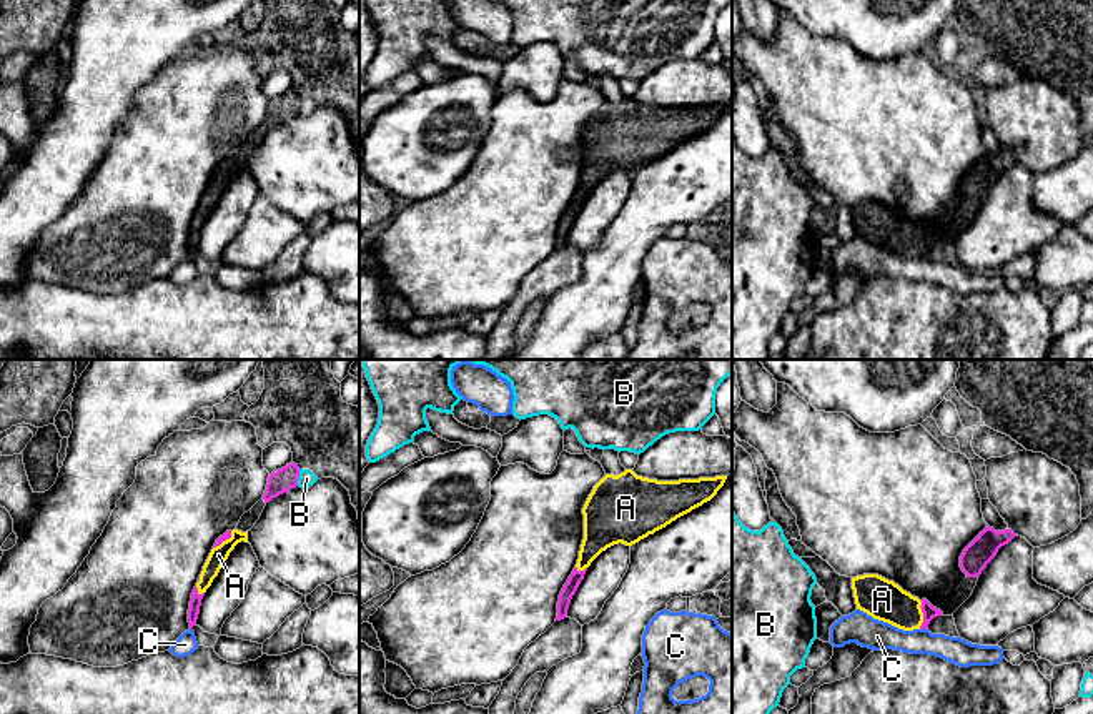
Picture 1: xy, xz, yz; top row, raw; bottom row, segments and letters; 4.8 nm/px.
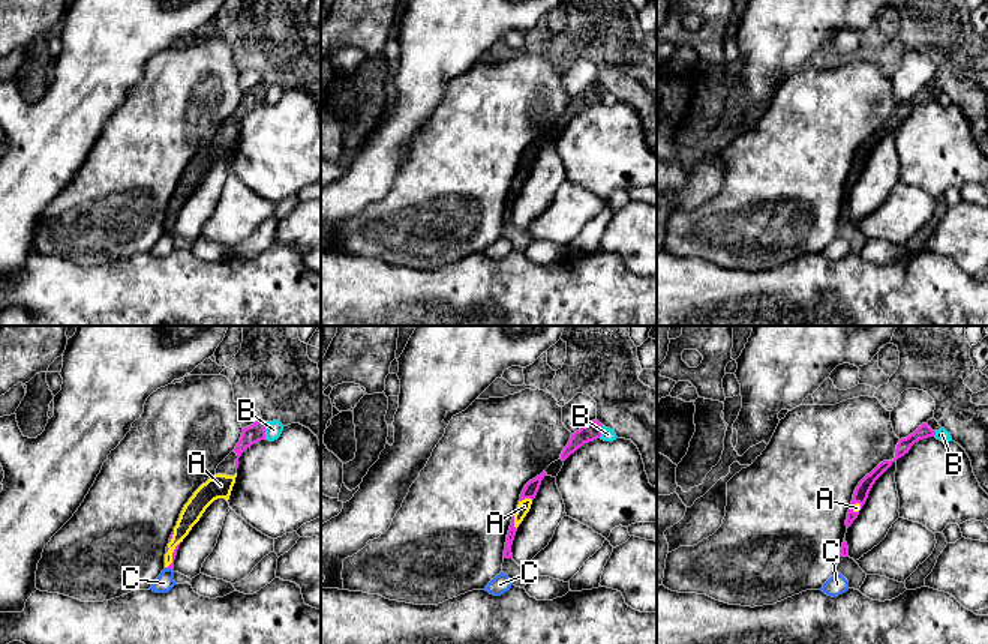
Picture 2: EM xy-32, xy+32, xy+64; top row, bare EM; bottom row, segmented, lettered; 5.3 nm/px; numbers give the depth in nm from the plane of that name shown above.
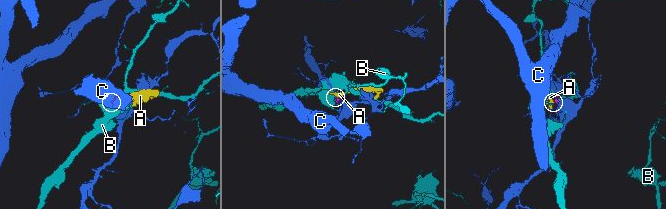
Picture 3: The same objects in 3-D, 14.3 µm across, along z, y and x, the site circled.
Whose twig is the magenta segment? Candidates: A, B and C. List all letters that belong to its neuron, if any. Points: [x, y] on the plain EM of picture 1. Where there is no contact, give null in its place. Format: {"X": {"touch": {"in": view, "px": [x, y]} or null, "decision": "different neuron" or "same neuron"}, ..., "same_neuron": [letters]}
{"A": {"touch": {"in": "yz", "px": [924, 242]}, "decision": "same neuron"}, "B": {"touch": {"in": "xy", "px": [298, 104]}, "decision": "different neuron"}, "C": {"touch": {"in": "yz", "px": [924, 255]}, "decision": "different neuron"}, "same_neuron": ["A"]}

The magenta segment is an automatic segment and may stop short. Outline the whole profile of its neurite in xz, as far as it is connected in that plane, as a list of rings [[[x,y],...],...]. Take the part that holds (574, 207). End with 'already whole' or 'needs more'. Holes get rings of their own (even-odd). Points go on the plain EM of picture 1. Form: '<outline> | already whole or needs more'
[[[632,97],[606,102],[589,121],[584,141],[584,166],[577,191],[557,228],[557,245],[567,243],[572,223],[591,190],[614,171],[632,173],[677,145],[710,128],[727,103],[657,108]]] | needs more

